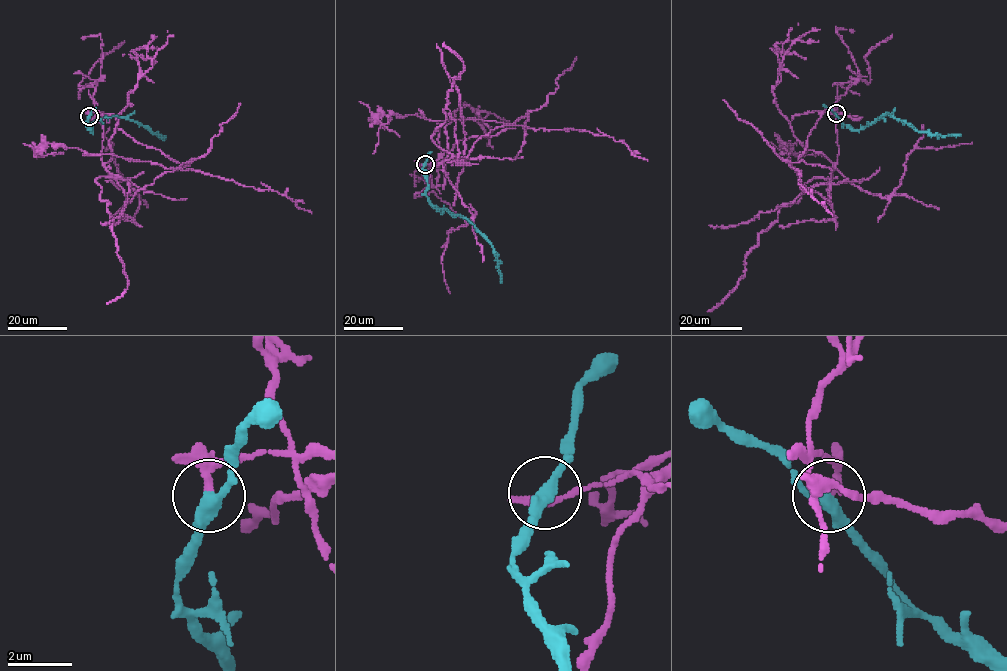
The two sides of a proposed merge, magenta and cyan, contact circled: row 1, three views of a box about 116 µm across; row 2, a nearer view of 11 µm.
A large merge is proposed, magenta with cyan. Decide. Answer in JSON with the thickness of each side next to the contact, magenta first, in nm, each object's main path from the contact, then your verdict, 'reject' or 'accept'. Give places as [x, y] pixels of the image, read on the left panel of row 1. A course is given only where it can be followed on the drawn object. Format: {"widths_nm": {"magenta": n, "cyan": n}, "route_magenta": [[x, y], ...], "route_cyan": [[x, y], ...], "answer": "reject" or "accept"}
{"widths_nm": {"magenta": 160, "cyan": 360}, "route_magenta": [[89, 116], [95, 112], [102, 126], [102, 166], [125, 204], [173, 170], [46, 142], [46, 155], [37, 158]], "route_cyan": [[89, 116], [86, 126], [91, 132], [89, 128], [96, 120], [116, 117], [140, 123], [151, 132], [165, 136]], "answer": "reject"}

